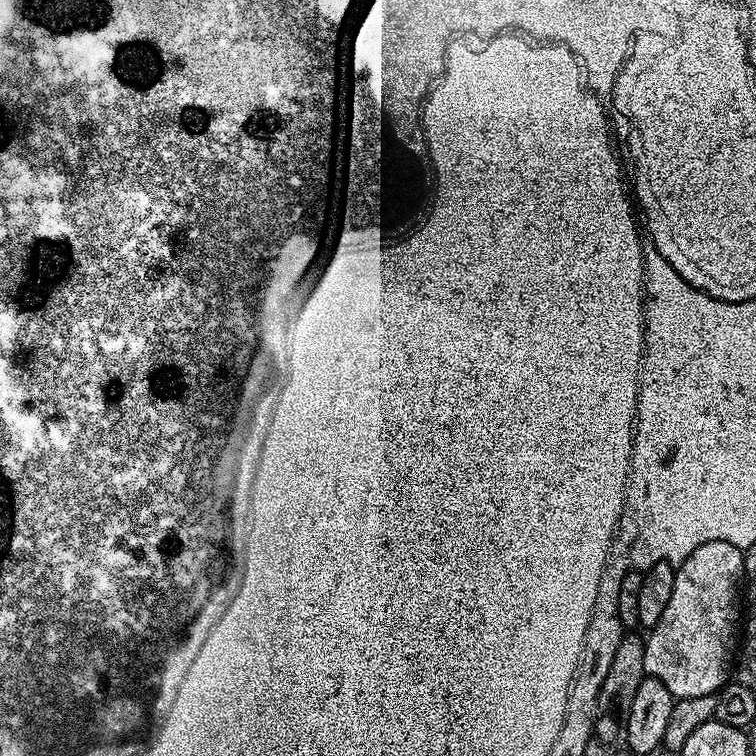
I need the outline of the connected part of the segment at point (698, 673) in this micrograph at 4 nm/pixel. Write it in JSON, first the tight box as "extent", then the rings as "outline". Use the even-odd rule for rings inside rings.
{"extent":[644,542,744,700],"outline":[[[706,542],[685,556],[676,568],[674,594],[662,618],[647,633],[644,646],[644,670],[647,675],[658,678],[676,700],[716,696],[729,683],[728,671],[733,671],[734,657],[738,652],[738,637],[742,632],[742,581],[744,575],[744,552],[730,542]]]}

